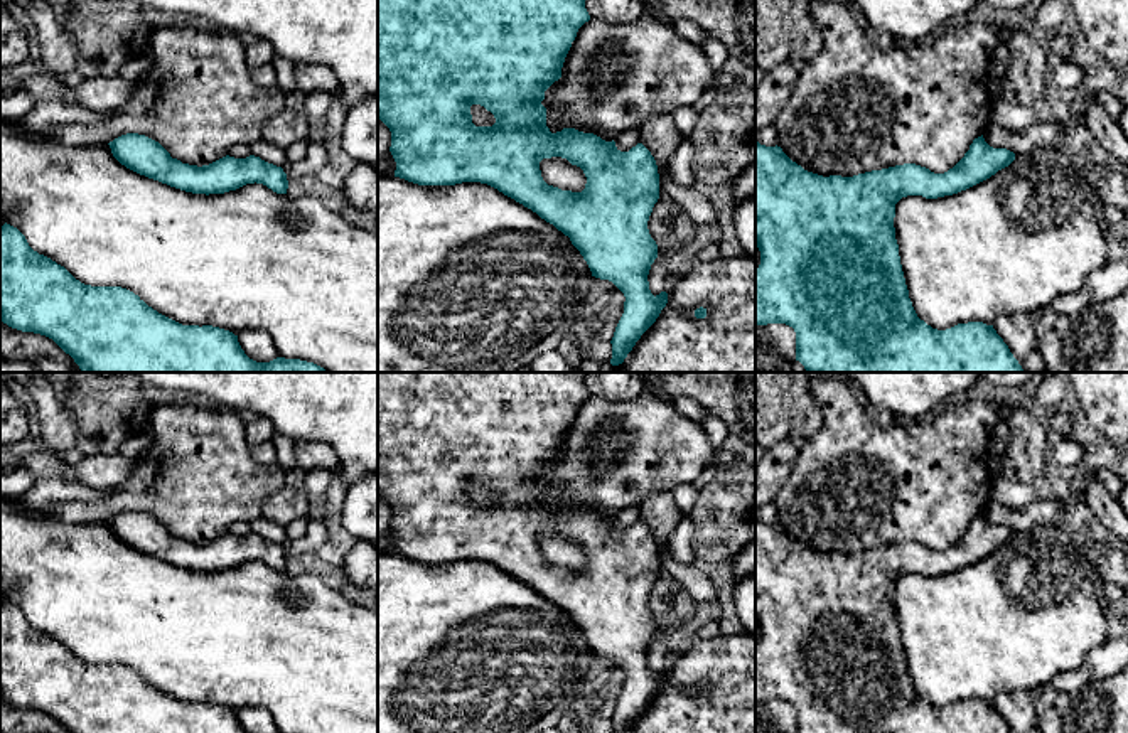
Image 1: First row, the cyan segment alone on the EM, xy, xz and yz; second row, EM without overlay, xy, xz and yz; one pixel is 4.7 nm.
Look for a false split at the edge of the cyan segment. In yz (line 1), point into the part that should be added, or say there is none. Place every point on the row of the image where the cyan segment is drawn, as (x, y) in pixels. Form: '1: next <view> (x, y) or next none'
1: next none

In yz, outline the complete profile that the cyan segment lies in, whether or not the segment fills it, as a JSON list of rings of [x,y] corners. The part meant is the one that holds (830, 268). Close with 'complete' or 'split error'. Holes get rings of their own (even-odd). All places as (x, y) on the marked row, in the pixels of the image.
[[[983,135],[975,138],[964,157],[948,172],[934,174],[926,167],[916,163],[895,165],[882,170],[872,170],[853,177],[830,175],[823,177],[804,170],[792,162],[781,147],[765,147],[755,143],[755,246],[760,251],[760,265],[755,270],[755,325],[786,324],[796,332],[796,361],[799,361],[808,372],[1023,372],[1018,361],[1010,352],[1008,345],[996,334],[993,325],[983,322],[958,324],[946,330],[937,330],[921,320],[909,298],[905,285],[899,244],[895,239],[895,204],[907,195],[922,195],[926,199],[937,199],[966,190],[998,170],[1008,167],[1015,160],[1015,153],[1007,148],[990,147]]]; complete

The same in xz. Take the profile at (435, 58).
[[[378,0],[378,120],[391,131],[395,177],[418,185],[487,184],[570,238],[592,276],[612,281],[626,297],[624,313],[610,340],[610,364],[619,366],[668,303],[668,293],[654,297],[647,281],[658,258],[647,221],[659,199],[659,174],[642,143],[620,152],[614,140],[605,142],[575,128],[551,133],[546,126],[546,108],[541,104],[545,91],[561,78],[572,42],[588,20],[585,0]],[[472,104],[491,111],[496,123],[475,126]],[[551,157],[567,158],[583,170],[587,184],[582,192],[561,190],[543,180],[540,162]]]; complete

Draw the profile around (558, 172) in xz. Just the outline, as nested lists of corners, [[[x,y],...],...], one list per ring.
[[[551,157],[540,162],[541,177],[548,185],[561,190],[582,192],[587,184],[583,170],[567,158]]]

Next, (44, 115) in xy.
[[[64,99],[40,101],[22,118],[7,120],[17,128],[24,128],[30,133],[44,131],[57,125],[98,123],[105,113],[88,110],[81,104],[67,103]]]

